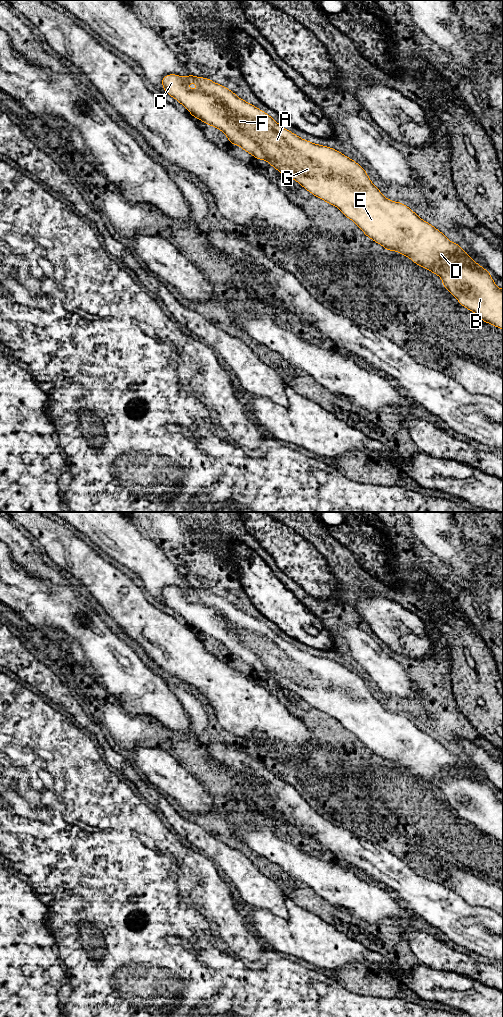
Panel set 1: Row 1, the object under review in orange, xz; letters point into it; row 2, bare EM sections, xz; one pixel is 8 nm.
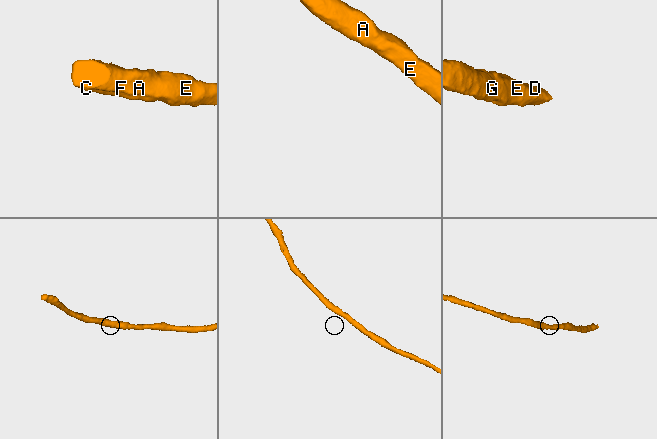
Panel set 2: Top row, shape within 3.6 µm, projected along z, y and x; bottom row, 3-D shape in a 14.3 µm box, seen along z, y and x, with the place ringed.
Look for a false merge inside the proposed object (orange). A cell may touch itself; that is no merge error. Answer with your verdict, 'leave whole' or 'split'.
leave whole

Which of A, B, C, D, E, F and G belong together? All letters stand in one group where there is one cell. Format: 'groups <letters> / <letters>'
groups A B C D E F G

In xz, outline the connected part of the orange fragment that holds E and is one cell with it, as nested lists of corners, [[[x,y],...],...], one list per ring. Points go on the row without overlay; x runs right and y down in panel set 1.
[[[168,586],[161,594],[165,604],[183,617],[196,631],[222,643],[230,656],[241,659],[258,672],[267,673],[282,687],[297,693],[315,709],[337,719],[342,726],[353,733],[372,753],[382,757],[388,764],[396,763],[431,785],[435,785],[460,817],[476,826],[483,834],[503,842],[503,801],[498,800],[490,784],[475,774],[457,755],[451,754],[440,742],[421,731],[414,723],[402,714],[395,714],[383,708],[382,704],[371,694],[365,681],[353,671],[338,662],[315,656],[302,651],[285,641],[269,626],[239,610],[227,599],[213,594],[209,590],[189,586],[181,589]]]

